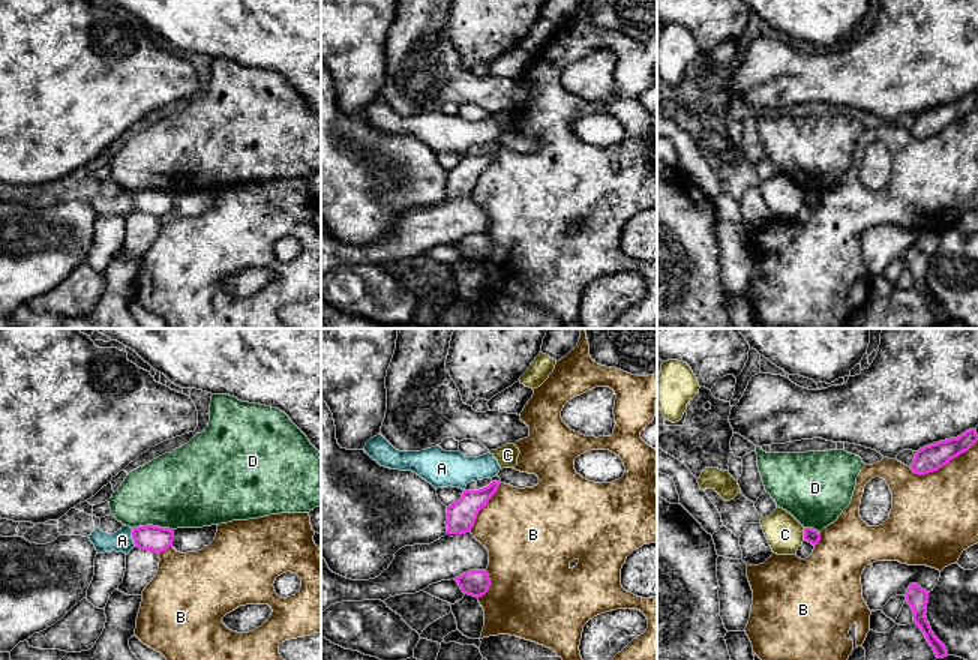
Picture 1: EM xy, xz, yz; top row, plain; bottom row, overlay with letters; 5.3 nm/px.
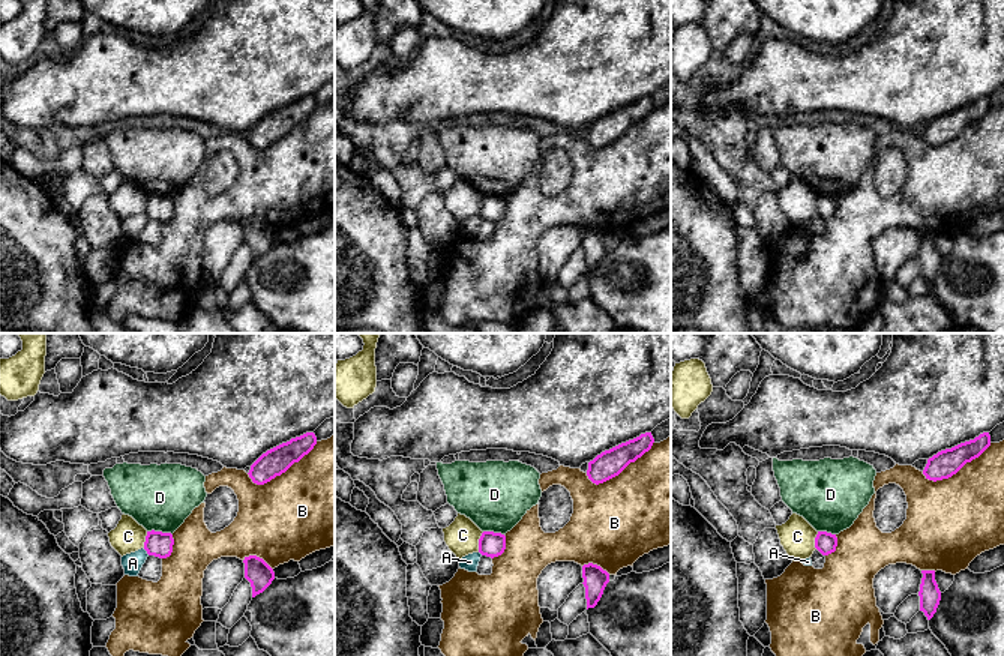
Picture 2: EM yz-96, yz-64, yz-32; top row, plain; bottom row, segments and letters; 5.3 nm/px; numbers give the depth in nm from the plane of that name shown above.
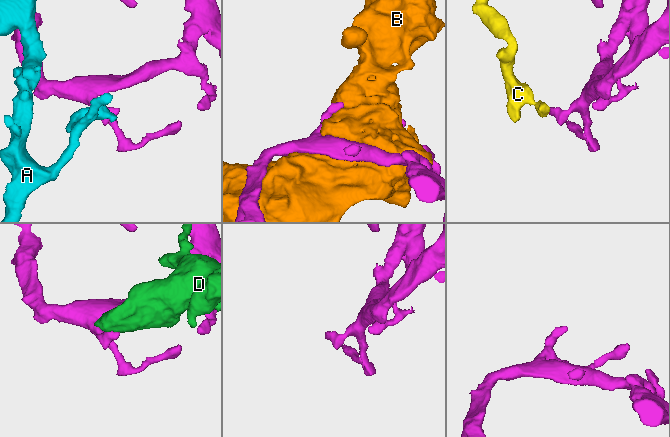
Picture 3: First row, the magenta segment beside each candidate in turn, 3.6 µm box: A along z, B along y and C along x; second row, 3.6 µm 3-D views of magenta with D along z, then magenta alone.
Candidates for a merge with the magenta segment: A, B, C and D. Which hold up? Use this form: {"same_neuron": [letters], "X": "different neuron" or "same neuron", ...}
{"same_neuron": [], "A": "different neuron", "B": "different neuron", "C": "different neuron", "D": "different neuron"}

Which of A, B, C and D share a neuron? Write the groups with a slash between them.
A / B / C / D

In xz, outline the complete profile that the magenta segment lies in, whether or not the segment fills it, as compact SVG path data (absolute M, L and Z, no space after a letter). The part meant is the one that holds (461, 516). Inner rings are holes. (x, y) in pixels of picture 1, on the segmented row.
M492 482L478 490L464 490L462 496L447 507L447 534L470 532L476 524L478 512L488 504L496 492L501 482Z

